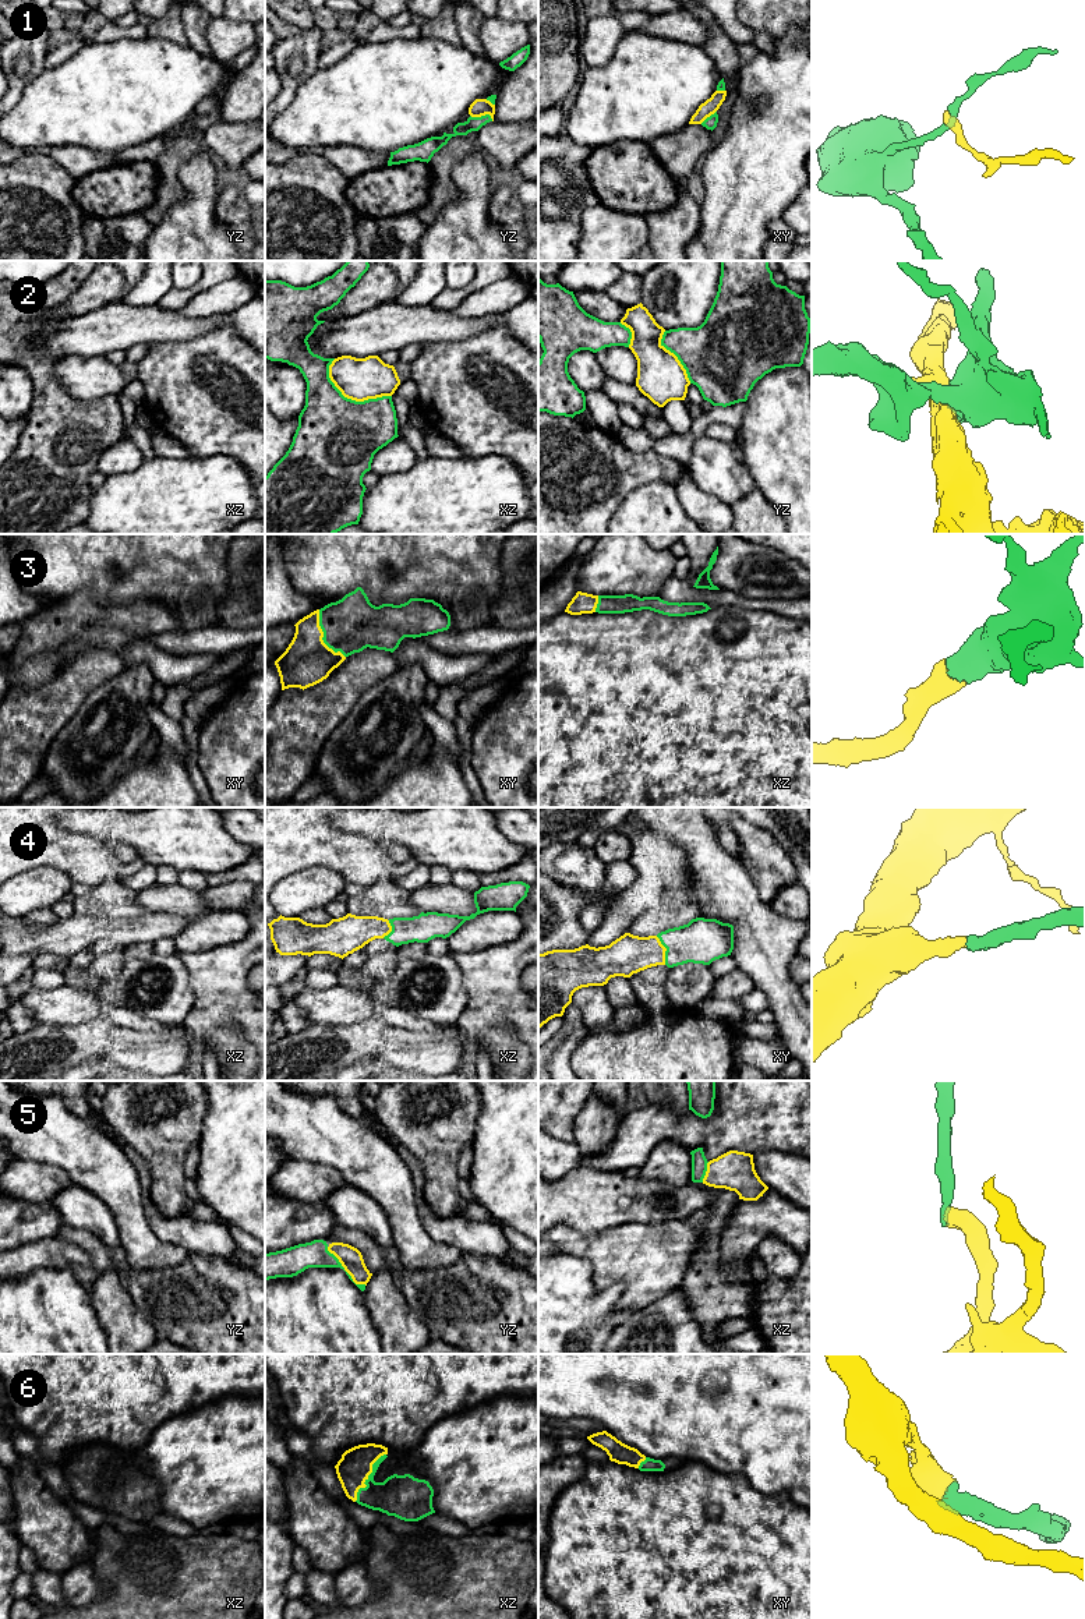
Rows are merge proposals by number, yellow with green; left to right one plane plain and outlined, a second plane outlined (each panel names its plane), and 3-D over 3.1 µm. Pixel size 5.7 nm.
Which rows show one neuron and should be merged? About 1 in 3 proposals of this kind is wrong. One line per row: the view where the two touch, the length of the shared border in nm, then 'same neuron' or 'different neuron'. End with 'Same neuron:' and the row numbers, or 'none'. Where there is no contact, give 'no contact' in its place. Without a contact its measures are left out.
1: contact in yz; length 140 nm; different neuron
2: contact in xz; length 400 nm; different neuron
3: contact in xy; length 320 nm; same neuron
4: contact in xy; length 180 nm; same neuron
5: contact in yz; length 320 nm; same neuron
6: contact in xz; length 340 nm; same neuron
Same neuron: 3, 4, 5, 6

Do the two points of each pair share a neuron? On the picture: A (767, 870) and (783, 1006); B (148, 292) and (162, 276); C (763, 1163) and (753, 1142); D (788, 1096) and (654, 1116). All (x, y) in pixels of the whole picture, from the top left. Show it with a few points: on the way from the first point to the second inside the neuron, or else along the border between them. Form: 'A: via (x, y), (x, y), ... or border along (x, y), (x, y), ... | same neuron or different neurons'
A: border along (749, 875), (757, 895), (769, 905) | different neurons
B: via (151, 287), (158, 280) | same neuron
C: border along (791, 1152), (760, 1151), (753, 1155) | different neurons
D: via (755, 1110), (731, 1127), (688, 1127) | same neuron

